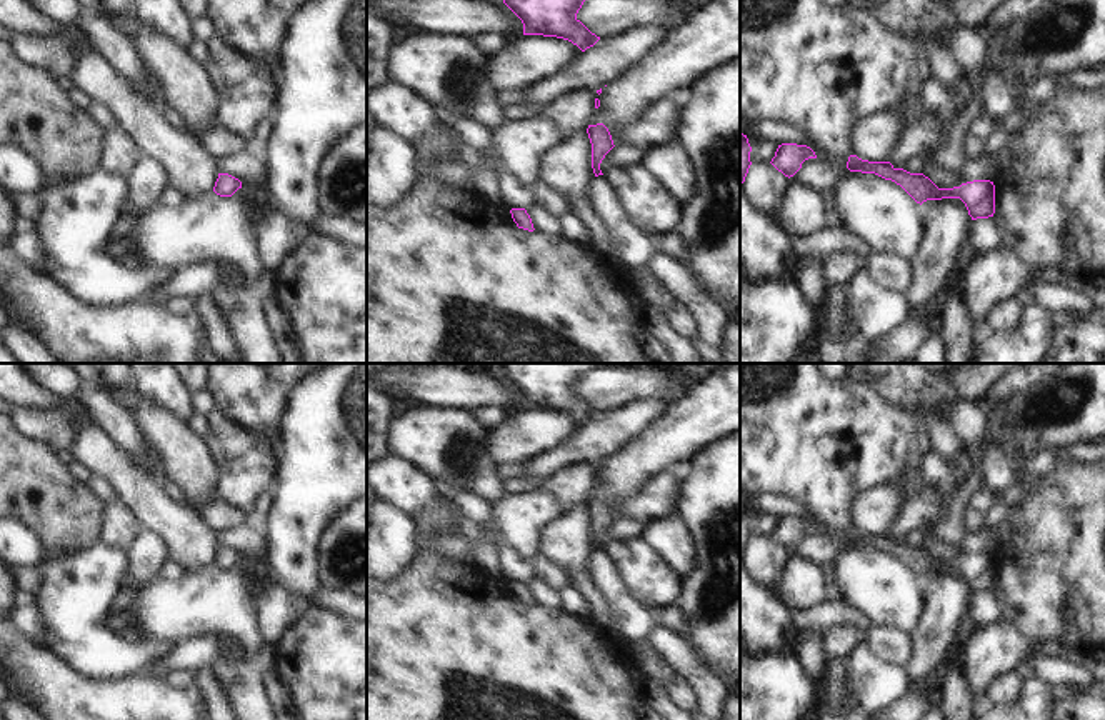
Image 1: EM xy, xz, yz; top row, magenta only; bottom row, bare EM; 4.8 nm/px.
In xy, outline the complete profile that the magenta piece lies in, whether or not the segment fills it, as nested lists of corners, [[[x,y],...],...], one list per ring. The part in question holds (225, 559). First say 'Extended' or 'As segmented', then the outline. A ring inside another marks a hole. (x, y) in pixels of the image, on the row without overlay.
As segmented. [[[218,547],[213,565],[220,570],[232,570],[238,562],[242,562],[242,555],[228,547]]]

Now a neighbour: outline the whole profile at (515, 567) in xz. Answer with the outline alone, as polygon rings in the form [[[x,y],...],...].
[[[507,543],[500,552],[500,565],[500,573],[512,582],[528,582],[537,577],[537,558],[522,557]]]

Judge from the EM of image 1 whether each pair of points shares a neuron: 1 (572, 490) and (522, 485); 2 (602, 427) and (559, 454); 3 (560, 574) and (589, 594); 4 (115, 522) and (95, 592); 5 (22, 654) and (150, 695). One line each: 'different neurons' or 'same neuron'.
1: same neuron
2: same neuron
3: different neurons
4: different neurons
5: same neuron

